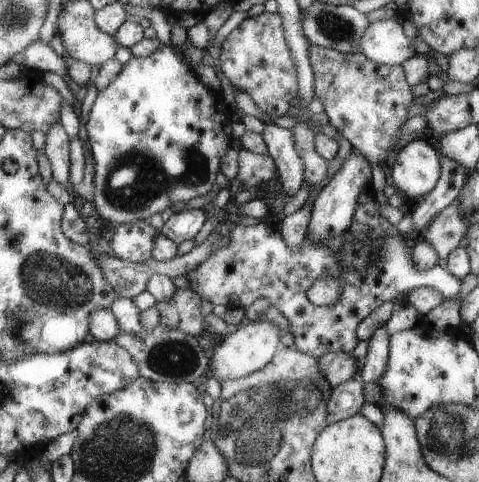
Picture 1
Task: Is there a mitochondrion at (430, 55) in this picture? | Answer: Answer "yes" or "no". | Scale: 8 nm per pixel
no

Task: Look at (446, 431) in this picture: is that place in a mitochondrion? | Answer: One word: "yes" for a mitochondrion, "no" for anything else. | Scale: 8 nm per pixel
yes

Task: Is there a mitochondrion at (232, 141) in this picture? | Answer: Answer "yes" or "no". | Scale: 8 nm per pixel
no

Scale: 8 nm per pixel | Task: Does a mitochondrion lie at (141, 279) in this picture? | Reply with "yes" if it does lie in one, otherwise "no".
no

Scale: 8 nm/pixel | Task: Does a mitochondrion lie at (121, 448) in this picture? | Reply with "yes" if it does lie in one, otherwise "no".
yes

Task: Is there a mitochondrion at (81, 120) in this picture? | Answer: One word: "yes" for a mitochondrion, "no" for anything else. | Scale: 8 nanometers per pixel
no

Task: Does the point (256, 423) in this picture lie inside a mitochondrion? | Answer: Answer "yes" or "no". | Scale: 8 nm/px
yes

